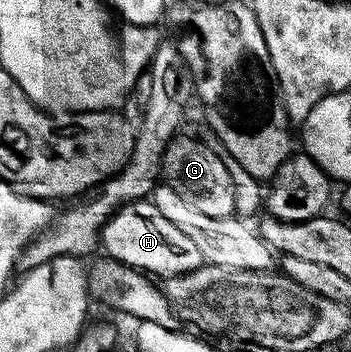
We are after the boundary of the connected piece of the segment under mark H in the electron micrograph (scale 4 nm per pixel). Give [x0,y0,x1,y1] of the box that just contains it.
[101,200,201,279]

